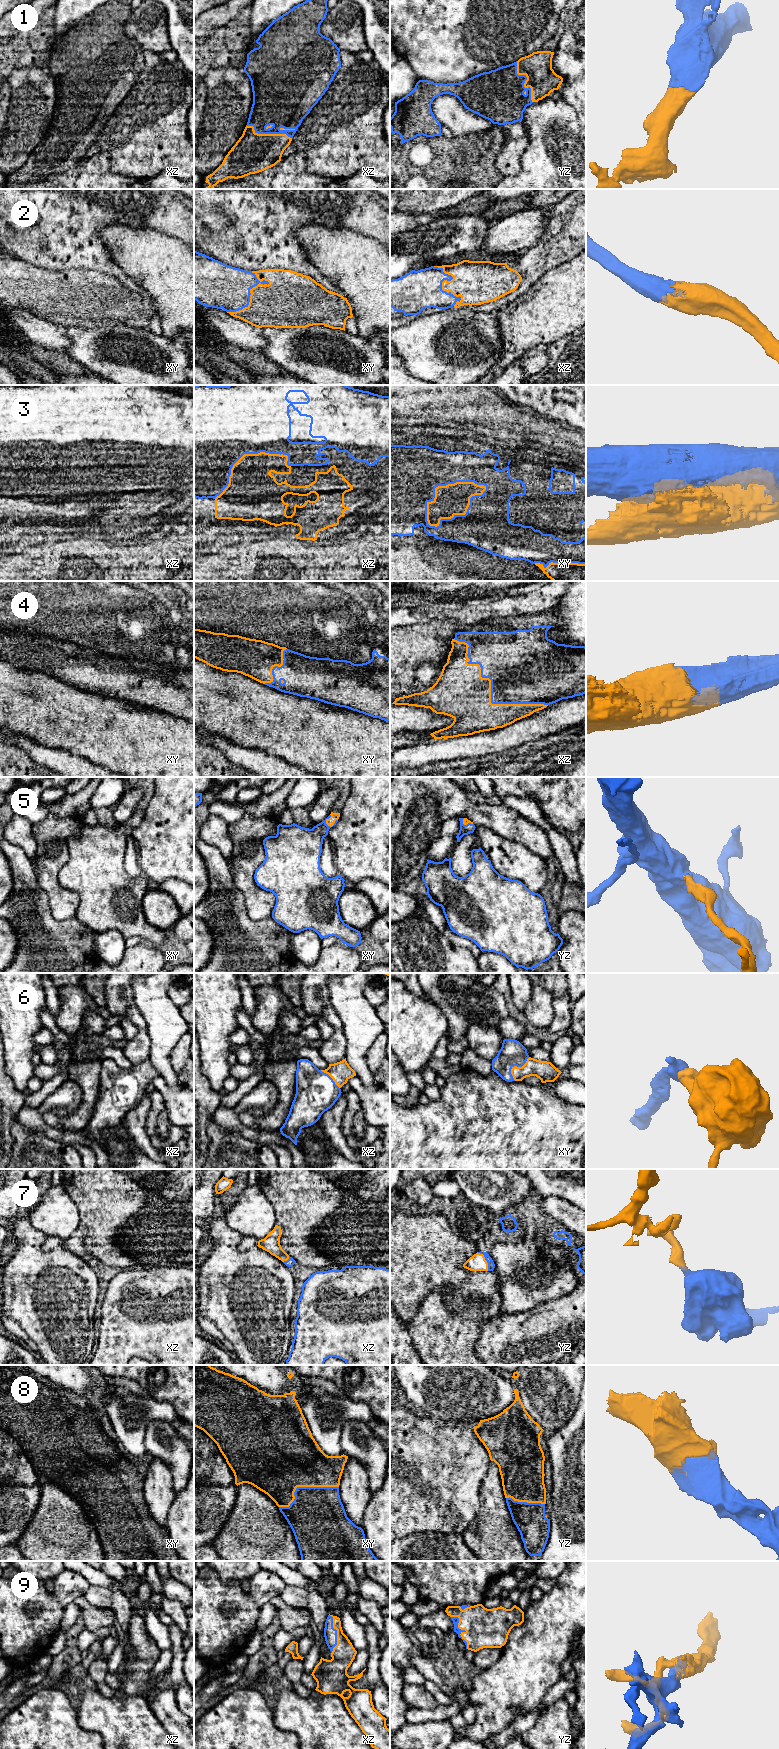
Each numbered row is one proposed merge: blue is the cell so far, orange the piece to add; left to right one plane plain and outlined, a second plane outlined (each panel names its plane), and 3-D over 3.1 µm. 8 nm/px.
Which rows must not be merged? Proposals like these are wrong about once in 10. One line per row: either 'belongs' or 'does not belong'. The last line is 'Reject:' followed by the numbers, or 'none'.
1: belongs
2: belongs
3: does not belong
4: belongs
5: belongs
6: belongs
7: belongs
8: belongs
9: belongs
Reject: 3

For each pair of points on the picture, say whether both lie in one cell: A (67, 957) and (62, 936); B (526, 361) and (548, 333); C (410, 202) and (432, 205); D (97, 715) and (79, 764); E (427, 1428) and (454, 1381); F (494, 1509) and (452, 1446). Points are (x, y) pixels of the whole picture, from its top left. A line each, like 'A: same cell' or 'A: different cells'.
A: same cell
B: different cells
C: same cell
D: different cells
E: different cells
F: different cells

